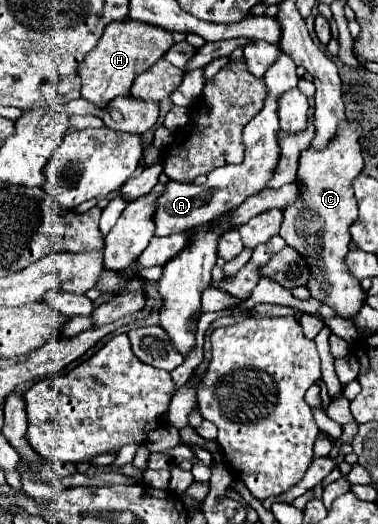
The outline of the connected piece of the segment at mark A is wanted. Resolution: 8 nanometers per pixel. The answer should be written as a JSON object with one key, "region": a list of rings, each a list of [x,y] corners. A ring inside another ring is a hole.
{"region":[[[280,54],[272,66],[266,70],[264,74],[266,80],[266,88],[268,88],[268,98],[264,104],[264,110],[246,126],[244,132],[244,146],[246,146],[246,156],[244,162],[234,166],[222,166],[216,168],[208,174],[208,182],[202,186],[194,186],[194,184],[178,184],[178,182],[168,182],[164,192],[158,196],[156,200],[156,210],[154,210],[154,236],[170,236],[176,232],[188,232],[192,228],[198,228],[202,224],[212,222],[214,218],[218,218],[220,214],[228,212],[230,208],[238,206],[244,202],[244,198],[248,198],[250,194],[256,194],[258,190],[262,190],[266,186],[266,182],[270,180],[270,174],[274,172],[274,166],[278,164],[278,94],[284,94],[286,90],[294,88],[298,84],[298,76],[296,76],[296,64],[288,54]]]}

